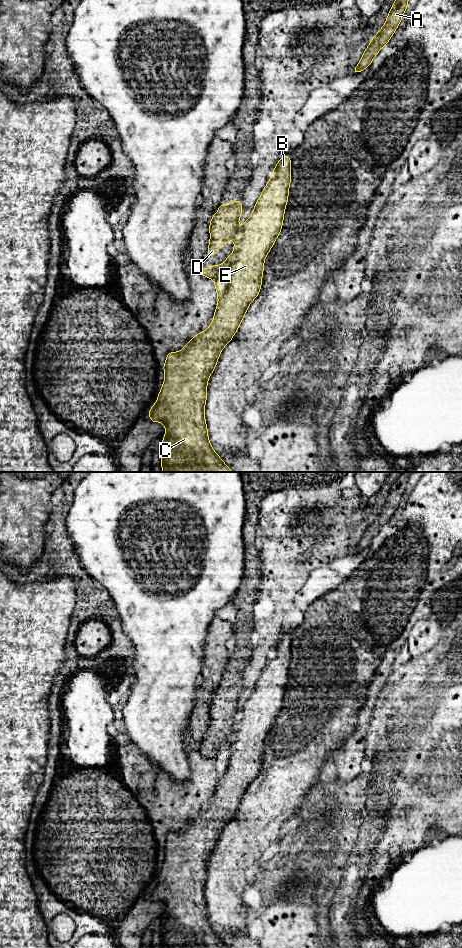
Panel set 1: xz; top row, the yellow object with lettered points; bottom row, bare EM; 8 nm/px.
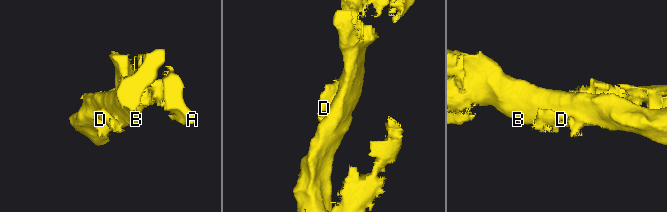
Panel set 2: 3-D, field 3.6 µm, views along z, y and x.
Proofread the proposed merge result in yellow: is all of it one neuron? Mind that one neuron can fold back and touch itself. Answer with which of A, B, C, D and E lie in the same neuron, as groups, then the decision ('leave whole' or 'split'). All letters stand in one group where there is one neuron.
A B C E / D | split

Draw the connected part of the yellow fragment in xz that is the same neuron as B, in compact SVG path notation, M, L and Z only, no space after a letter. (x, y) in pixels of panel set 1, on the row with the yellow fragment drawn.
M286 154L277 162L273 175L263 189L254 206L251 217L243 225L243 238L235 249L235 257L231 264L231 278L222 302L216 307L214 319L209 328L195 335L179 352L169 352L163 366L165 380L158 394L157 402L149 410L151 422L161 422L166 428L162 439L161 464L162 472L232 472L213 450L208 439L208 429L204 416L207 399L207 382L216 367L222 349L231 341L251 302L258 296L262 284L264 259L270 252L275 240L281 232L285 207L288 202L291 182L291 158Z

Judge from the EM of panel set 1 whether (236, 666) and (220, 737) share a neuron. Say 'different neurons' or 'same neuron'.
same neuron

